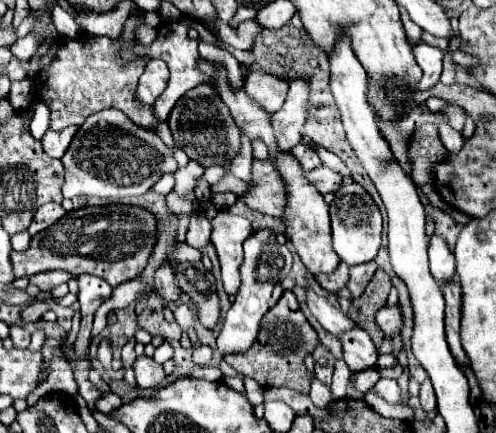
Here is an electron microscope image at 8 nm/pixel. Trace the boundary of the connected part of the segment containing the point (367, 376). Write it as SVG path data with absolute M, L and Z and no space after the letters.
M373 367L351 376L348 385L365 394L368 389L372 388L376 384L380 377L380 369L378 367Z

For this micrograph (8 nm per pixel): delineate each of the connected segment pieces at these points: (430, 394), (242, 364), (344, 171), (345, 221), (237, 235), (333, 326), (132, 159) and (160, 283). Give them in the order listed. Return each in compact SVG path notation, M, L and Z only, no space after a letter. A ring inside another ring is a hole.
M424 381L420 385L420 405L426 413L436 411L436 395L434 395L434 389L432 389L430 381Z
M284 291L280 301L270 309L270 313L264 317L264 325L260 329L260 337L248 349L240 355L224 355L224 361L232 365L240 375L252 377L262 389L268 387L290 387L294 391L300 391L308 395L310 391L310 377L304 367L304 357L314 351L318 343L316 331L306 321L304 313L300 311L298 299L292 291ZM276 325L282 325L282 329L276 331Z
M314 144L313 149L317 153L320 159L322 159L322 163L324 165L328 165L332 171L336 171L336 173L340 173L342 177L350 177L350 173L348 173L348 167L344 165L344 161L340 161L336 155L324 147Z
M358 183L340 187L334 193L334 201L330 203L330 219L332 219L332 245L342 261L346 261L348 265L360 265L376 257L380 249L382 215L374 199L364 191L364 187L360 187Z
M216 215L212 219L210 241L222 265L222 283L228 295L240 285L238 267L242 261L242 243L254 233L252 221L244 215Z
M308 275L308 309L312 311L312 315L320 321L320 325L332 333L336 339L340 339L344 333L348 333L348 329L356 329L358 325L342 313L340 305L338 305L338 297L334 293L324 291L320 285L316 285L314 277Z
M104 109L78 129L68 153L62 157L66 169L66 183L62 195L72 197L102 197L102 199L124 199L144 195L164 173L176 173L178 163L170 151L156 151L144 141L124 135L130 131L130 119L118 109Z
M168 261L160 263L160 267L158 267L156 275L154 275L154 287L156 287L166 299L170 299L170 301L176 301L176 299L178 299L180 289L178 289L176 283L174 283L174 269L172 269L172 265L170 265Z

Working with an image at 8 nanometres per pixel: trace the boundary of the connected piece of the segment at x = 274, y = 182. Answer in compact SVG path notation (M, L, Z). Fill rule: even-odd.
M252 159L252 185L238 199L250 209L280 219L280 209L284 209L284 181L276 177L270 161Z

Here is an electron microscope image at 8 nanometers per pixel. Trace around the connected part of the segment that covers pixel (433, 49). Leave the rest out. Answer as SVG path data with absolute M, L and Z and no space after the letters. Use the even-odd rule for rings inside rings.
M418 43L418 45L414 45L414 55L416 55L416 63L424 71L424 75L422 75L418 85L420 85L420 89L428 89L440 79L444 51L440 47L436 47L436 45Z

